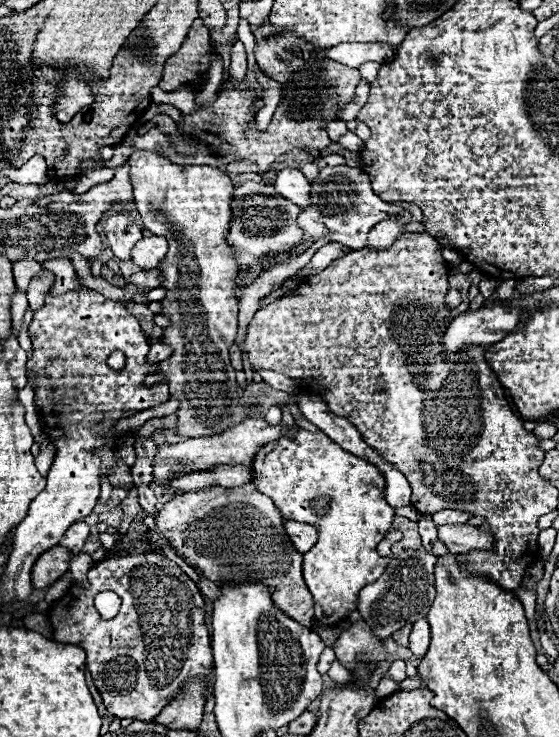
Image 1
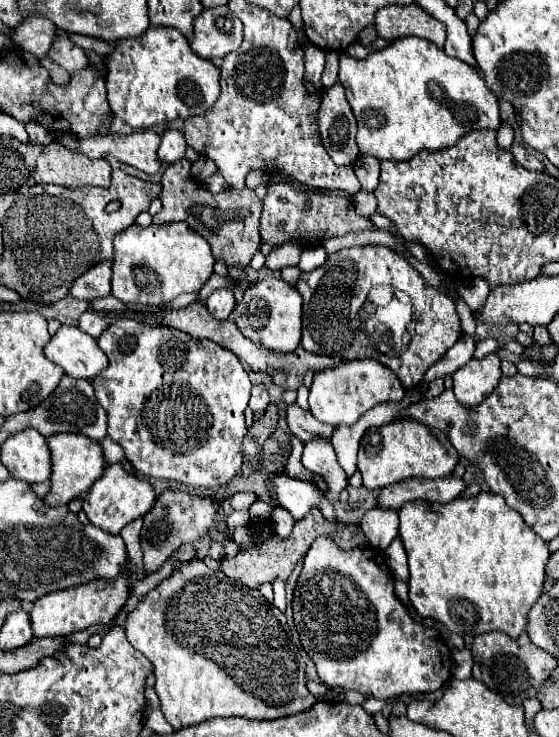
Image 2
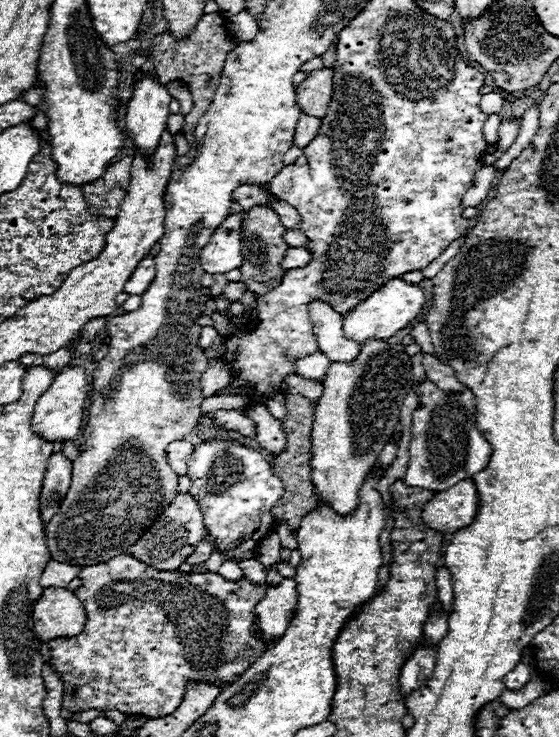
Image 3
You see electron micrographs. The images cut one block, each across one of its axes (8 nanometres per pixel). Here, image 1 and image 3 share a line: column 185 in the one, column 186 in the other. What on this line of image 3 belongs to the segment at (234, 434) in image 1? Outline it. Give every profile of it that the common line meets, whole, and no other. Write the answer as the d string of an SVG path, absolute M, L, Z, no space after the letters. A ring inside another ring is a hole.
M176 440L176 442L168 444L166 452L168 452L170 468L178 476L184 476L186 474L186 462L188 462L188 456L194 452L194 446L190 442L186 442L186 440Z

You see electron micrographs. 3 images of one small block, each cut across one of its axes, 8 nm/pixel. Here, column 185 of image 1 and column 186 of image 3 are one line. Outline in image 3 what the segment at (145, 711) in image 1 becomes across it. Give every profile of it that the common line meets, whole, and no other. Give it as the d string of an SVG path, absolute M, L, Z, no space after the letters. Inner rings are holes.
M120 554L114 556L112 560L104 562L104 564L94 564L94 566L84 566L80 570L80 578L82 578L82 586L74 590L74 594L82 600L84 608L86 608L86 624L84 630L80 632L80 636L72 636L72 638L54 638L50 640L50 662L54 666L54 670L58 672L58 676L64 680L64 708L68 708L70 712L80 712L80 710L118 710L124 714L142 714L146 718L162 718L172 714L184 696L184 688L188 682L208 682L208 684L232 684L238 680L238 676L242 676L250 664L260 658L266 650L268 644L262 640L262 636L258 632L254 632L254 622L256 622L256 614L254 608L256 604L264 598L266 594L266 584L254 584L250 582L246 576L242 576L240 580L226 580L220 574L212 574L212 572L180 572L180 570L156 570L152 566L142 564L140 560L136 560L130 554ZM78 688L76 696L72 696L72 690Z

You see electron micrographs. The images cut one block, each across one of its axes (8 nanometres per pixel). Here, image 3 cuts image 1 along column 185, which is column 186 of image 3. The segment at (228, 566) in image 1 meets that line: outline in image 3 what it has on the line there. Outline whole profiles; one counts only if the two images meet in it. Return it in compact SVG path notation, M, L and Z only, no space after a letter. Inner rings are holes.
M178 494L172 504L156 518L156 524L152 524L152 528L146 530L132 548L128 548L128 554L158 570L176 570L196 550L204 532L206 528L198 502L190 494Z

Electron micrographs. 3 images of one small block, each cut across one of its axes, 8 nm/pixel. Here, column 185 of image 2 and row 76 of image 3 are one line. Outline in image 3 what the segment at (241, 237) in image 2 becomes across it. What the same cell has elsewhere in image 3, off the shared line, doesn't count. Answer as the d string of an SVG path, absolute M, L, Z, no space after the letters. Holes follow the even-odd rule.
M218 12L204 14L204 18L200 18L200 22L196 24L196 30L192 32L192 36L186 42L176 42L176 40L172 40L170 34L160 34L160 36L154 38L150 58L154 62L154 68L156 68L156 74L158 74L160 82L168 84L168 82L180 80L180 82L186 84L186 88L192 94L194 108L186 116L186 122L182 126L182 132L184 132L184 136L188 138L188 142L192 146L192 152L196 148L194 128L196 128L200 116L204 116L208 104L212 102L216 88L220 86L220 74L222 74L222 68L224 68L224 60L226 60L226 54L232 48L234 48L234 42L230 40L230 36L226 32L226 18Z

